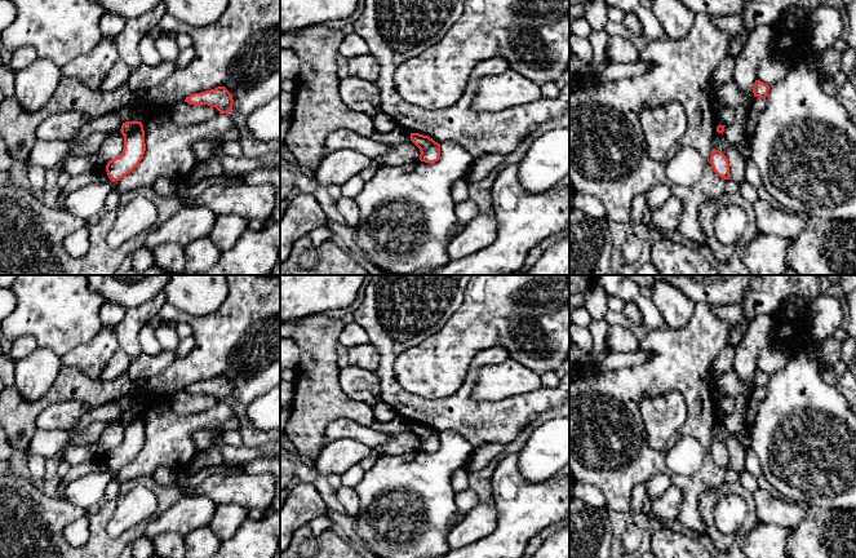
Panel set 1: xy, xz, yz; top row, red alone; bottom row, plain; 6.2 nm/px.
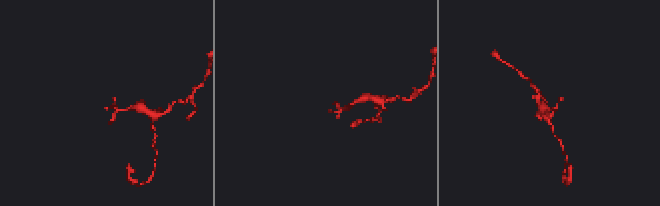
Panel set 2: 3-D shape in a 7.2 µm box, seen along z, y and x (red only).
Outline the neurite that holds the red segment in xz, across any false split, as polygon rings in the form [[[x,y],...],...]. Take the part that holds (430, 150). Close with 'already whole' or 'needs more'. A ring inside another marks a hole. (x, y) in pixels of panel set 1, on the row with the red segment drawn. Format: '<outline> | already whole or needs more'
[[[411,133],[411,141],[420,149],[420,160],[435,163],[440,158],[440,145],[429,136]]] | already whole

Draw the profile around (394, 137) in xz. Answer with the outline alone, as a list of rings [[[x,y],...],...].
[[[405,130],[394,132],[390,134],[382,134],[382,133],[374,132],[371,137],[378,142],[385,142],[385,143],[396,143],[400,141],[411,141],[411,133],[407,133]]]

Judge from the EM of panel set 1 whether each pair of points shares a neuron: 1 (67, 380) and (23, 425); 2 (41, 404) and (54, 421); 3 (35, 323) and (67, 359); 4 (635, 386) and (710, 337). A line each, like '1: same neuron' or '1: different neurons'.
1: same neuron
2: different neurons
3: different neurons
4: same neuron

